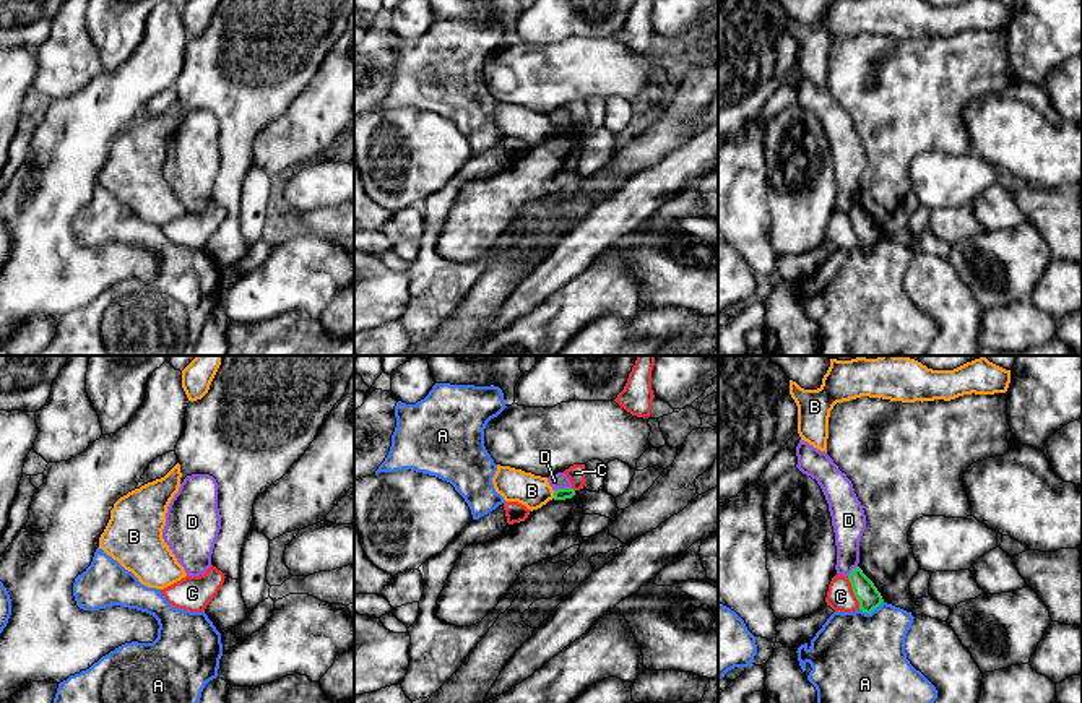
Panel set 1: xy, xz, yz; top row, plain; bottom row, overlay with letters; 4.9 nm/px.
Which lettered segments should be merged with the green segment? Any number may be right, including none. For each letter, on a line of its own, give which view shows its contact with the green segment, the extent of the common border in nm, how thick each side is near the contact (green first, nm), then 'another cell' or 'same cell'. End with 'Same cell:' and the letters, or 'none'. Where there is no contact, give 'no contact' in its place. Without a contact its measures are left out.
A: contact in yz; length 130 nm; calibres 120 and 440 nm; another cell
B: contact in xz; length 40 nm; calibres 60 and 160 nm; another cell
C: contact in yz; length 180 nm; calibres 120 and 140 nm; another cell
D: contact in xz; length 90 nm; calibres 60 and 80 nm; another cell
Same cell: none

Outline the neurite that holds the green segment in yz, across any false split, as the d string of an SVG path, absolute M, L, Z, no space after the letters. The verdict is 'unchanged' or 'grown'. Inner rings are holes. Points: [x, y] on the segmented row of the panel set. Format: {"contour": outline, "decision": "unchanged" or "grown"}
{"contour": "M859 567L853 568L853 571L848 575L848 580L859 602L859 610L871 614L884 602L874 583L863 573Z", "decision": "unchanged"}

